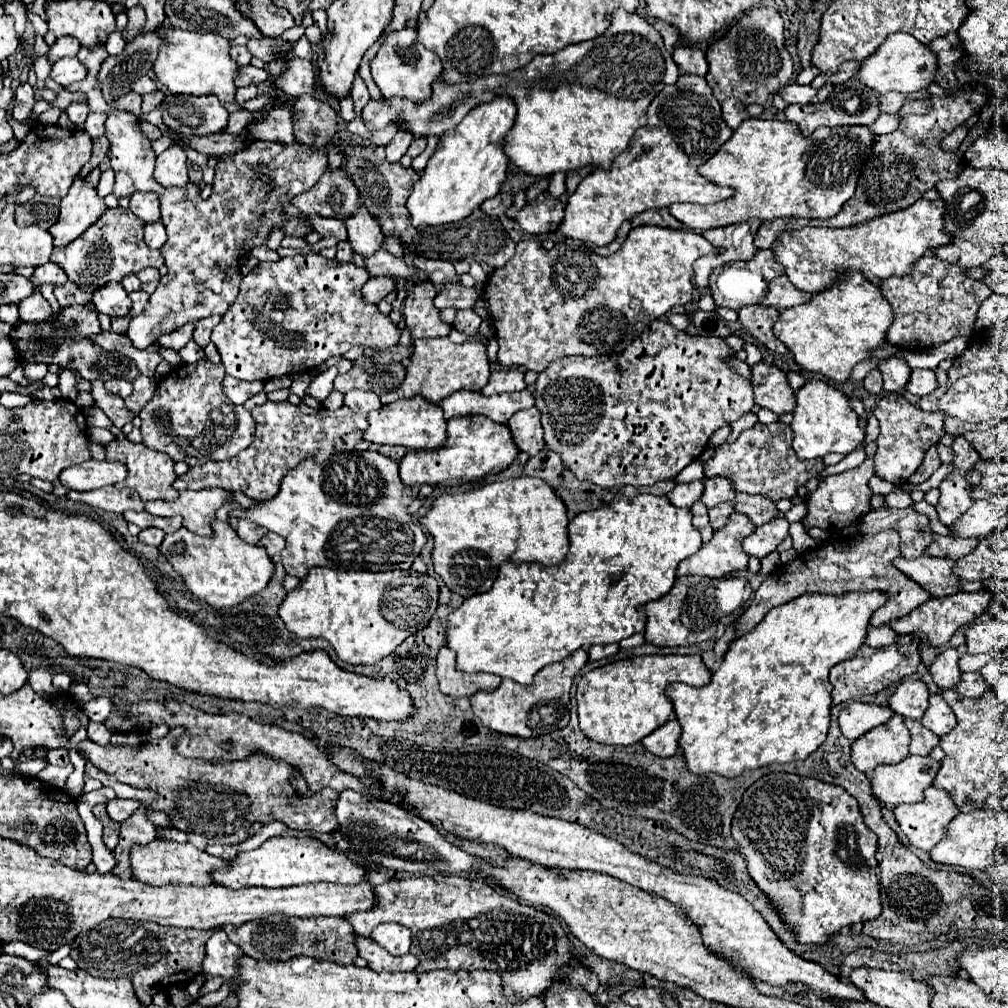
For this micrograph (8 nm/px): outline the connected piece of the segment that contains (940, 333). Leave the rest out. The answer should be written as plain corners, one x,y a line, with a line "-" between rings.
934,254
922,256
922,260
914,264
914,272
910,272
910,276
892,276
890,280
882,280
878,288
894,312
886,340
894,346
914,350
928,350
956,336
970,338
978,306
992,294
984,282
970,280
962,268
944,262

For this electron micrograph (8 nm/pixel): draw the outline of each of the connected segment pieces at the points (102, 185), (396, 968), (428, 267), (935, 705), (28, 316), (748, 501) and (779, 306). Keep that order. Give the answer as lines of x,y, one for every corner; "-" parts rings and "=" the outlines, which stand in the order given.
108,168
108,170
104,170
102,176
100,176
100,182
98,182
98,194
100,194
102,198
108,196
108,194
112,192
112,186
114,186
114,170
=
356,936
356,944
358,944
358,954
362,958
366,958
368,966
374,972
408,972
418,966
416,956
412,956
412,954
390,956
384,948
374,944
374,940
370,940
370,938
=
412,254
412,264
435,285
449,282
458,284
460,282
454,266
446,260
426,260
424,256
414,256
=
932,694
930,696
930,706
924,712
920,722
922,722
924,728
934,732
936,736
944,736
956,726
956,716
950,710
950,706
946,704
946,700
942,698
942,694
=
32,292
26,300
22,300
18,304
18,308
20,308
20,316
22,316
20,320
24,320
24,322
42,322
52,316
50,302
40,292
=
738,494
732,504
734,504
734,510
740,514
746,514
754,526
762,526
762,524
778,518
778,514
780,514
776,510
776,504
764,496
=
778,276
768,284
768,294
766,298
760,302
760,306
774,306
778,312
790,308
790,306
798,306
802,302
810,300
810,294
798,290
794,284
790,284
788,276

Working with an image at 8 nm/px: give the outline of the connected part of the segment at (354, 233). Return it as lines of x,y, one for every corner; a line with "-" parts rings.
362,204
354,212
354,216
346,218
346,228
348,228
348,242
352,244
354,252
366,258
372,256
376,250
380,250
384,238
382,228
378,220
374,220
374,216
370,216
370,212
366,212

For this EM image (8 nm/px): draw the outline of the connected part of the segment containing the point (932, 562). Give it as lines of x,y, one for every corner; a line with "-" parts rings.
920,556
920,558
896,558
894,566
898,570
902,570
908,578
912,578
914,582
918,582
922,588
926,588
926,592
930,592
934,598
940,596
948,596
960,590
960,584
952,572
954,560
950,558
928,558
928,556

